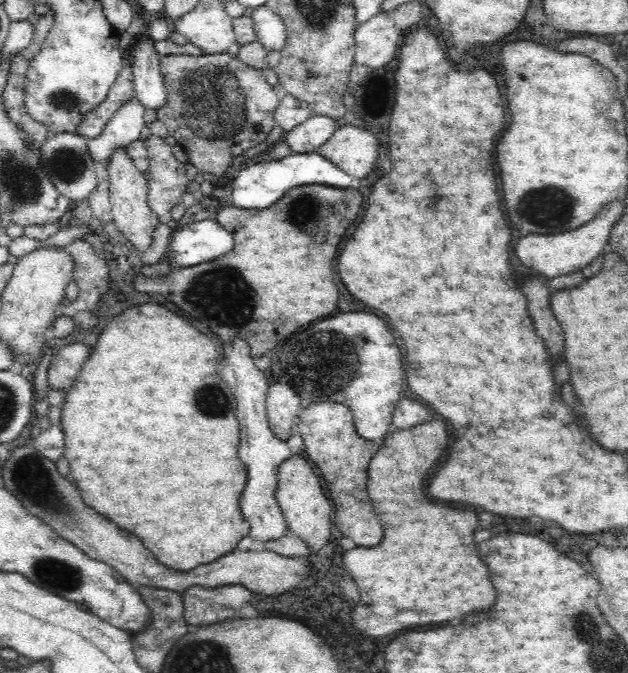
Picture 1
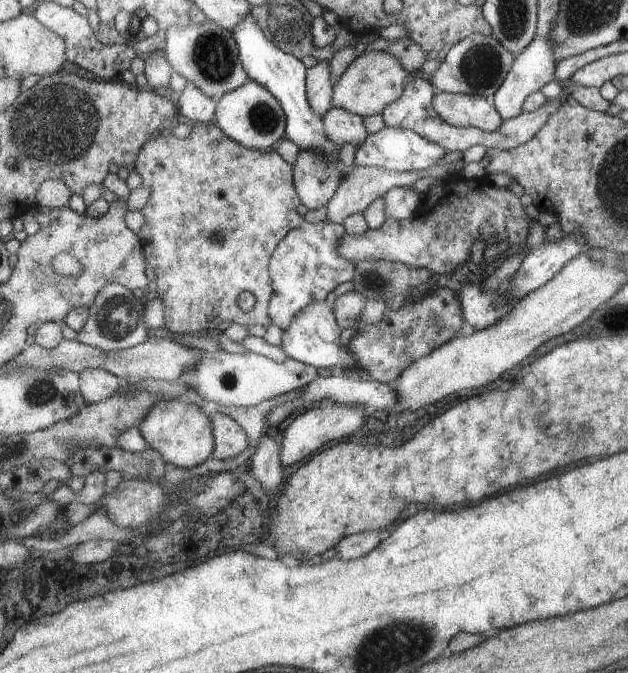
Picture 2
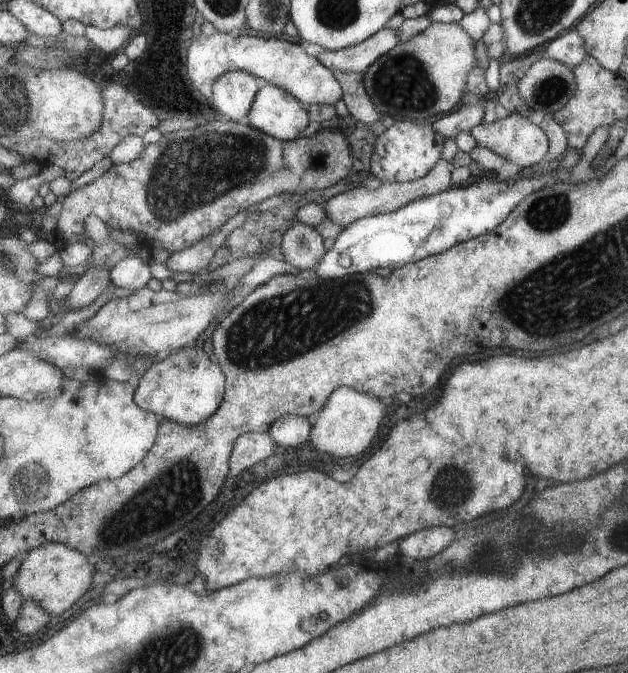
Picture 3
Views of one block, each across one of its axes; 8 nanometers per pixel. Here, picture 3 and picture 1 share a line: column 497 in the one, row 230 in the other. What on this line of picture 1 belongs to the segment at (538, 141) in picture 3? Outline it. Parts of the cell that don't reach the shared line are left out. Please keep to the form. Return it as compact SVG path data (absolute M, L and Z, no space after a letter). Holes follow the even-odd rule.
M118 147L111 152L107 167L110 171L109 200L113 222L134 249L139 253L146 253L152 246L154 230L159 223L159 217L148 205L149 179L143 176L144 172L138 171L128 153L125 152L125 147Z

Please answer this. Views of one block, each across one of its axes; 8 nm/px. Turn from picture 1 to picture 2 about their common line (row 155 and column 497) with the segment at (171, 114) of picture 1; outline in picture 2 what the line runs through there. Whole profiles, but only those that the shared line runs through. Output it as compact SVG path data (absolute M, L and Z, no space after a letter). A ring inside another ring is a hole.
M448 175L431 184L423 193L423 200L415 208L415 212L403 220L385 219L379 228L367 229L359 235L350 235L345 232L341 244L337 246L337 254L355 264L359 261L381 260L401 263L405 266L427 268L433 274L451 272L455 266L463 264L469 258L473 242L493 242L505 240L507 248L511 250L523 249L526 244L527 230L531 219L527 218L519 198L505 187L497 188L490 182L477 179L465 179L463 176Z

